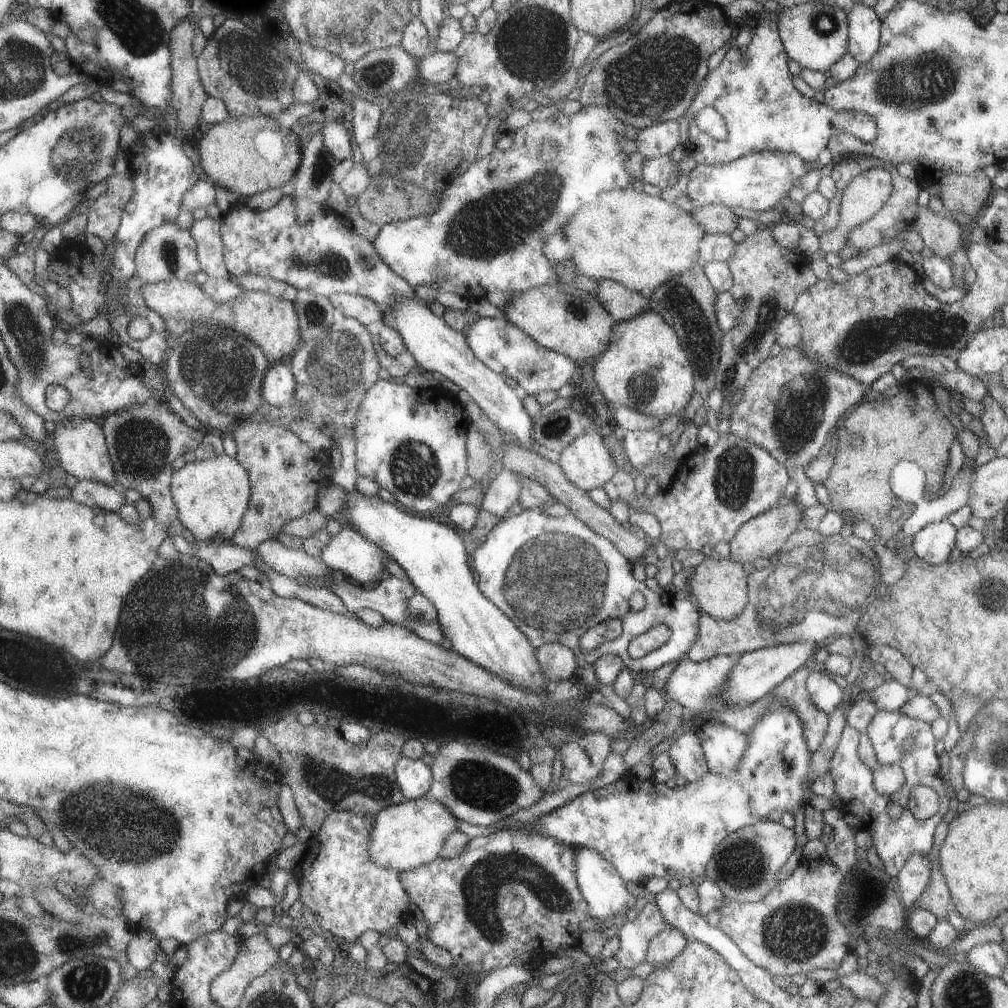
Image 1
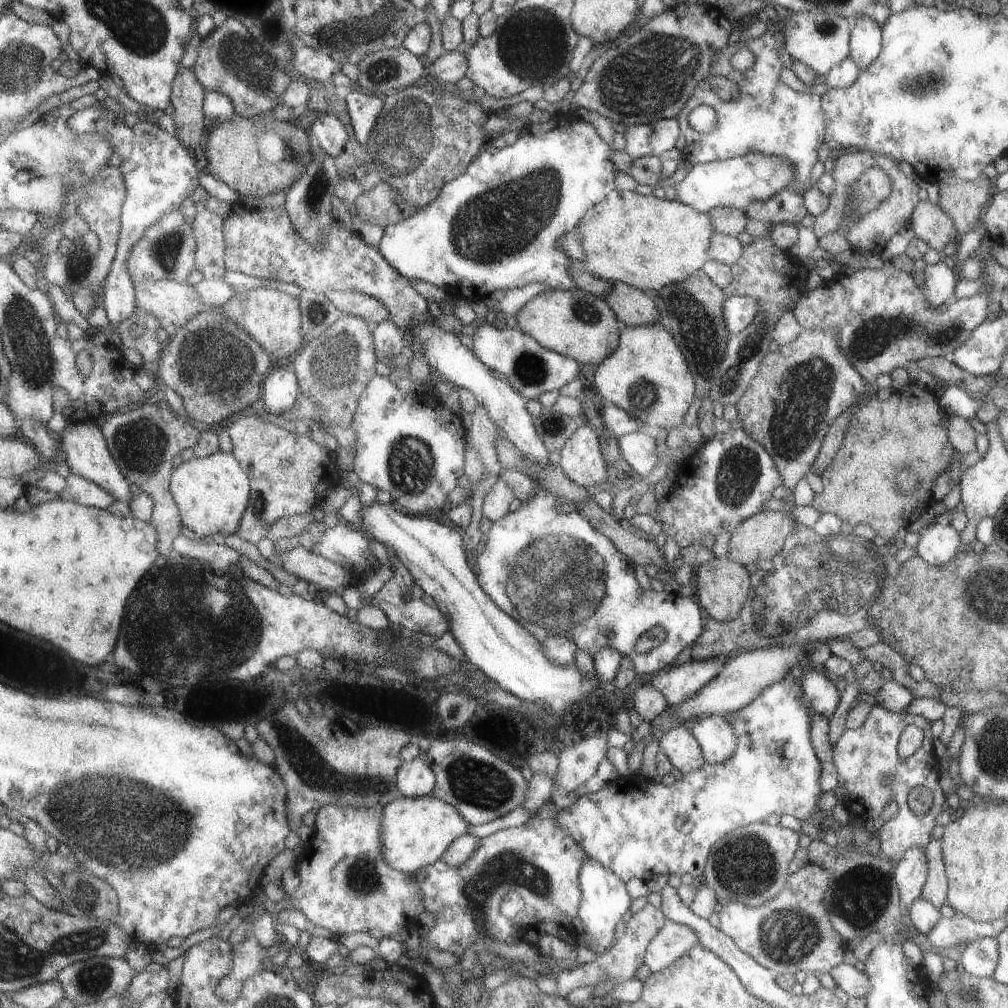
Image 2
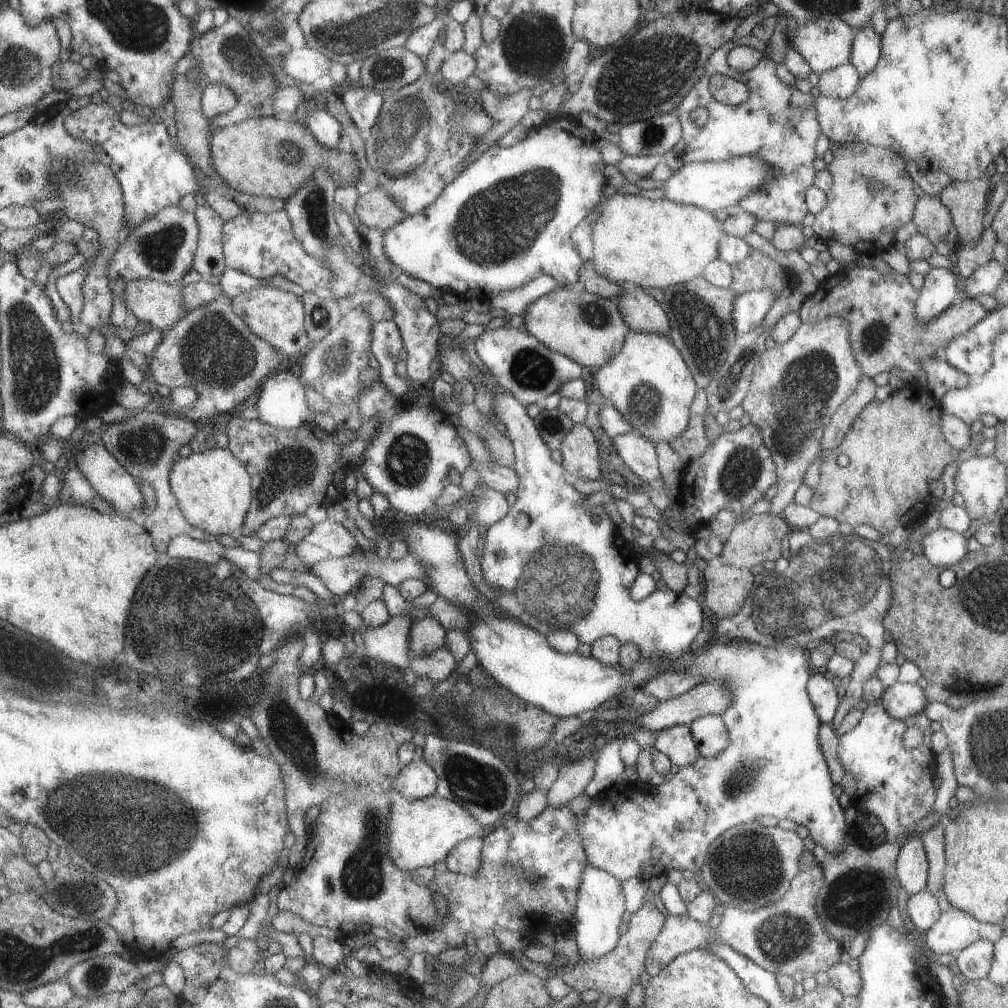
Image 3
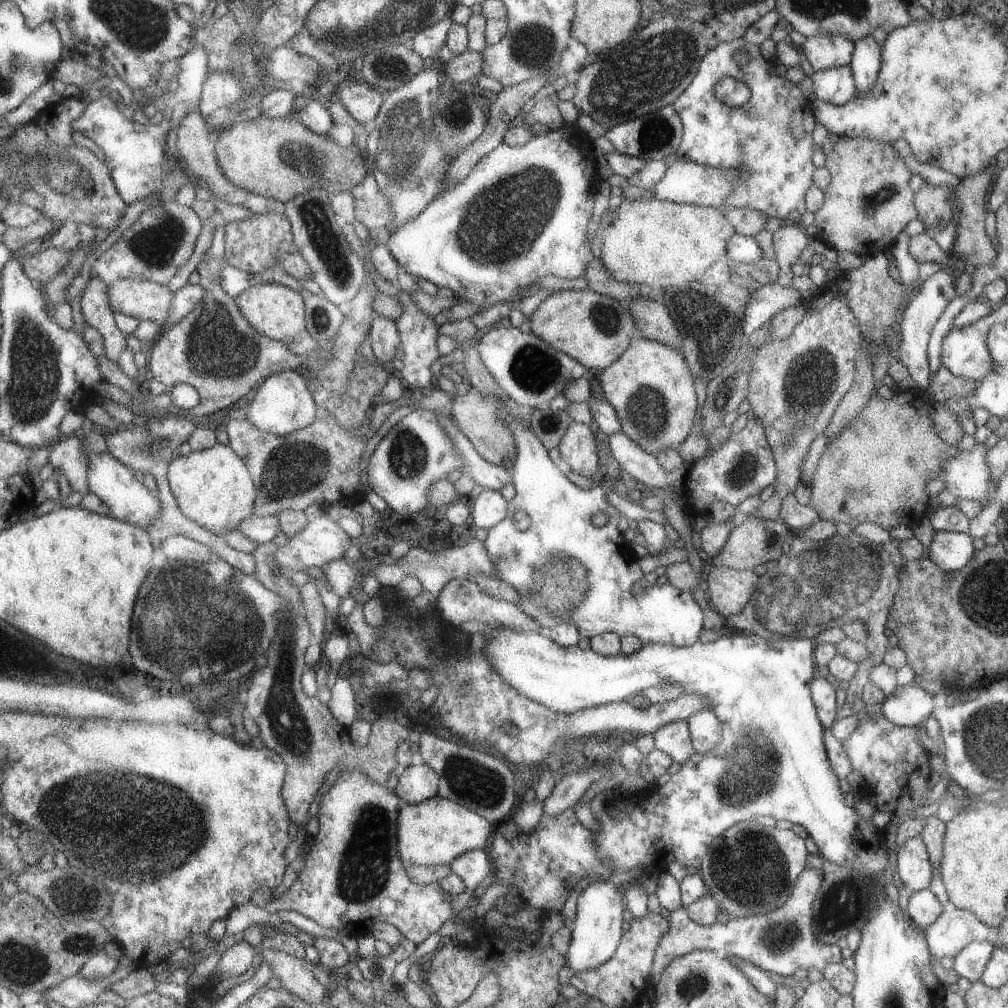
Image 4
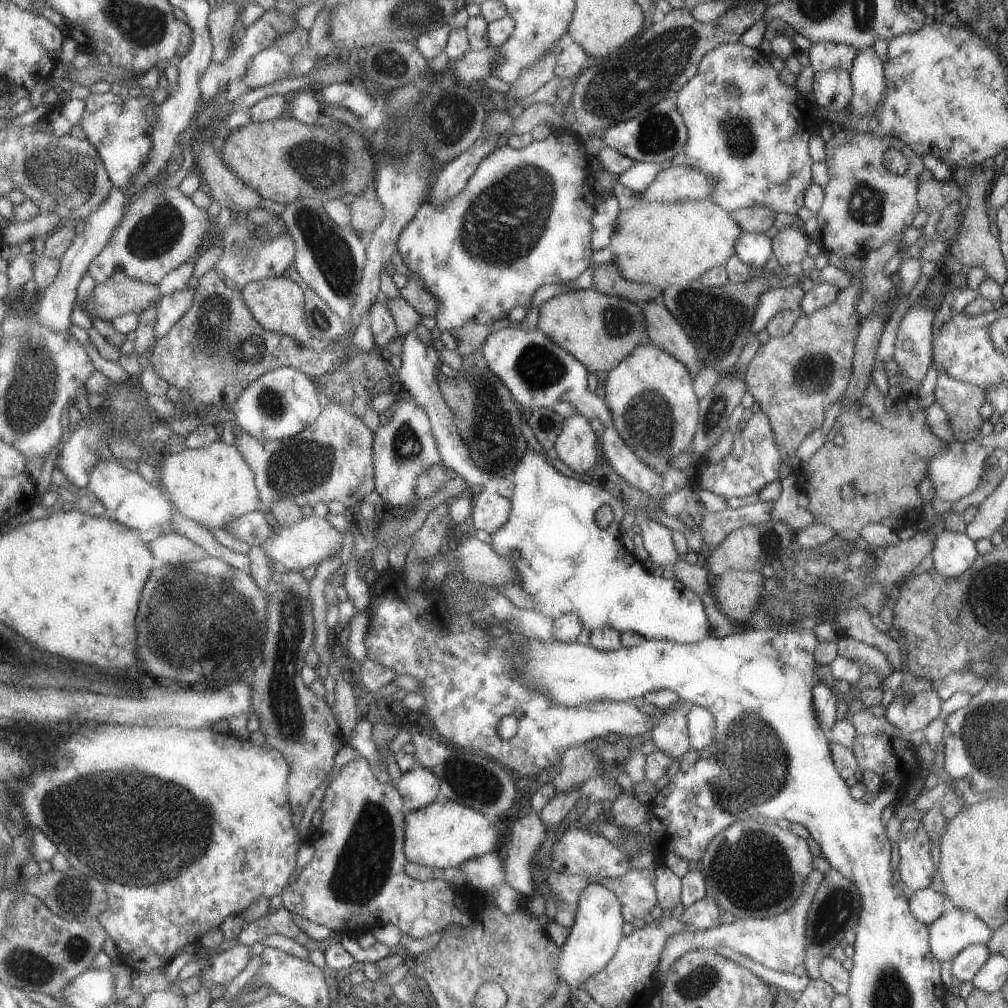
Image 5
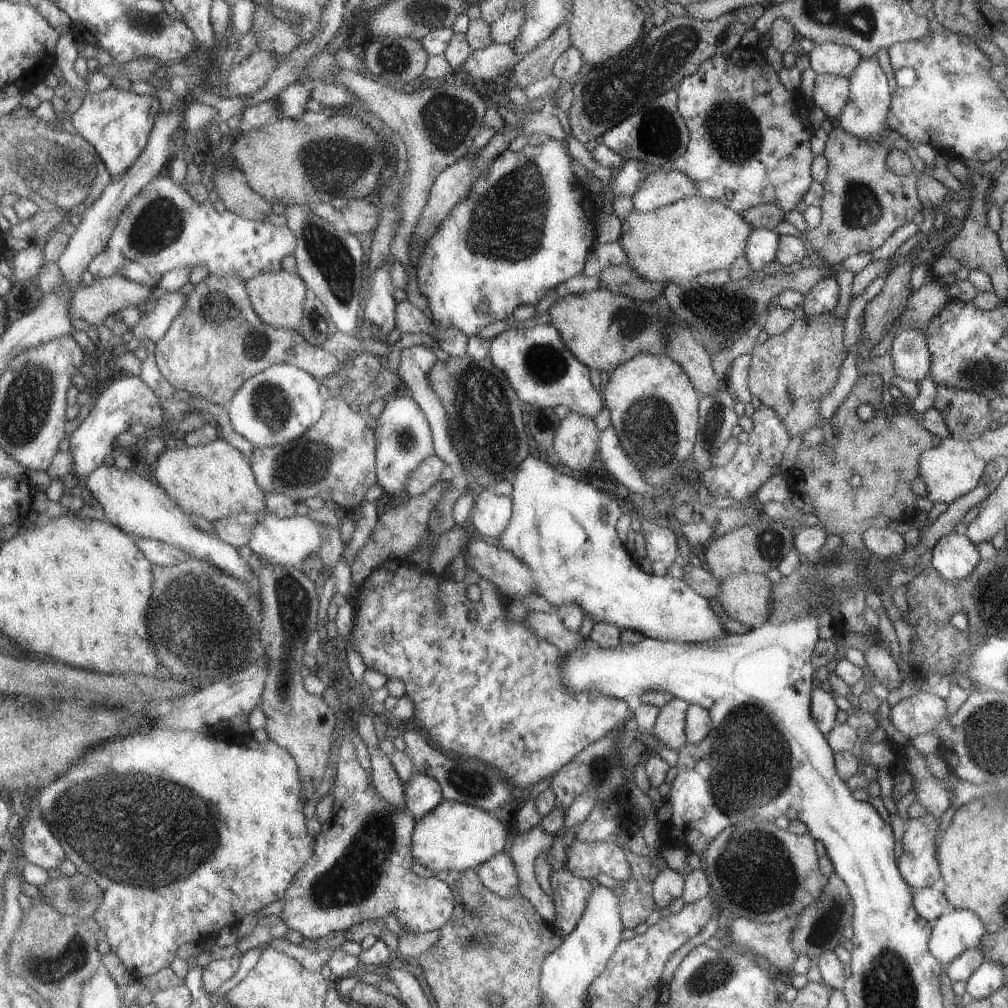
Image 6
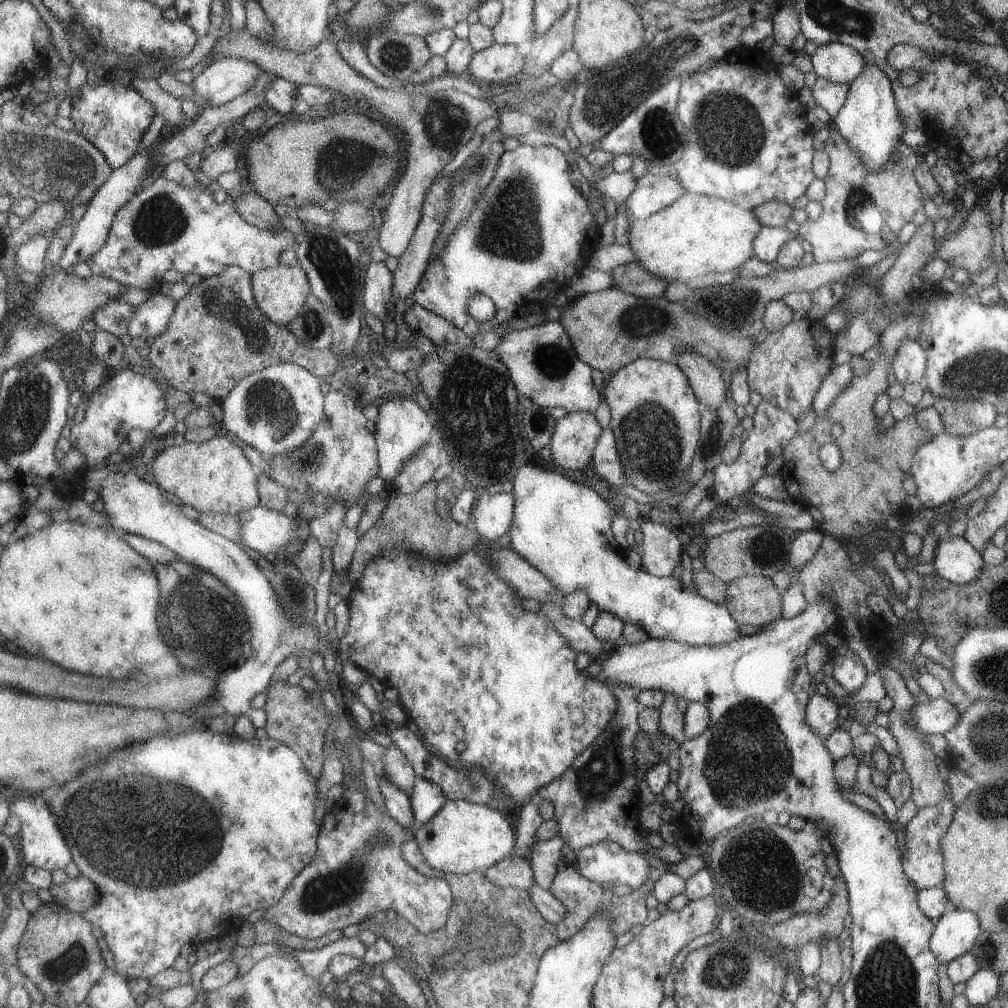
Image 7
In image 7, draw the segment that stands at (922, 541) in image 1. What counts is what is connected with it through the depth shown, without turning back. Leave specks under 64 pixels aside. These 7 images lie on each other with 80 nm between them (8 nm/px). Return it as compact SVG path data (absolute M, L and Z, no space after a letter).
M952 533L938 540L930 564L936 575L955 585L967 585L971 580L977 580L979 570L986 565L981 553Z

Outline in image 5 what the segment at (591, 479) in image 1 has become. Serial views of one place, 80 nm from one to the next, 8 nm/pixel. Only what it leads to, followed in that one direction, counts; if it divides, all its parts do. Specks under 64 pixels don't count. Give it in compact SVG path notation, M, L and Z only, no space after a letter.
M579 413L568 417L557 438L555 449L558 459L582 477L594 470L600 458L597 457L600 438L595 436L591 421Z

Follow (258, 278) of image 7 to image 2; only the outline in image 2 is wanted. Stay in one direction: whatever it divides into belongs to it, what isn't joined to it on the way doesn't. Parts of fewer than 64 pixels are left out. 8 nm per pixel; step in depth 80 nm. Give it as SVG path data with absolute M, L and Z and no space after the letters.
M257 288L249 292L237 293L232 301L223 305L225 316L237 320L249 334L253 334L265 350L280 363L287 360L289 356L297 354L299 348L303 346L304 334L304 312L301 311L301 300L294 298L285 292L274 290L273 288Z

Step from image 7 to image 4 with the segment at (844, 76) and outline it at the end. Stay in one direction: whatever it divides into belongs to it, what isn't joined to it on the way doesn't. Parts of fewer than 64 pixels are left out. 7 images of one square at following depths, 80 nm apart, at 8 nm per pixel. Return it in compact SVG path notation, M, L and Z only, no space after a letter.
M817 34L805 38L798 50L805 54L813 71L848 66L851 60L854 43L845 36L827 36Z

